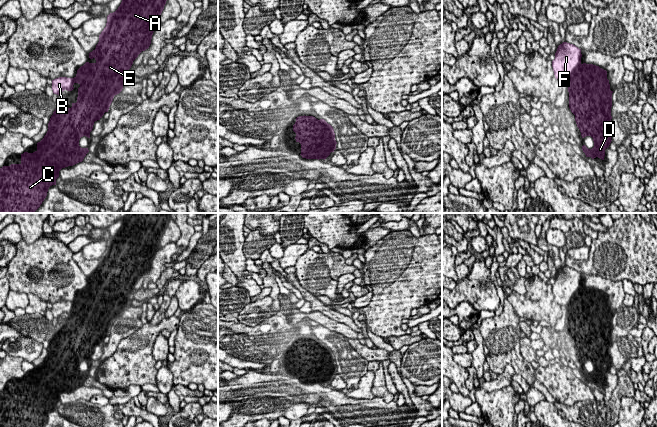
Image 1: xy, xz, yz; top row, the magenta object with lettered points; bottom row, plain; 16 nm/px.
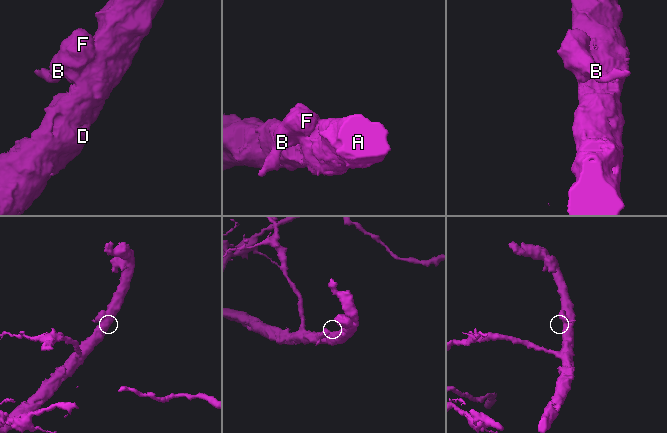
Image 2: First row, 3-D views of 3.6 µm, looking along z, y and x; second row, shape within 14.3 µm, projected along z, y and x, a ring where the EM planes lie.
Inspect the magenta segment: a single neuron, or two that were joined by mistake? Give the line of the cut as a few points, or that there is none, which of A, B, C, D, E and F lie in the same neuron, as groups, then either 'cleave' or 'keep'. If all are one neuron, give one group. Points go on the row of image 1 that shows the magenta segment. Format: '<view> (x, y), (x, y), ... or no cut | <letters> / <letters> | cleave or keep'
no cut | A B C D E F | keep

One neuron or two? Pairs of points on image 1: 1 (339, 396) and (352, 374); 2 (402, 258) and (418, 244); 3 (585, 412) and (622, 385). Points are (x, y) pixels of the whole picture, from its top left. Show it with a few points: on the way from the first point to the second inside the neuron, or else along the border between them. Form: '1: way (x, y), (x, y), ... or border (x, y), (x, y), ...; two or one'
1: border (335, 373), (343, 379), (346, 387); two
2: way (406, 256), (415, 248); one
3: way (597, 414), (606, 414), (615, 405), (616, 397); one

